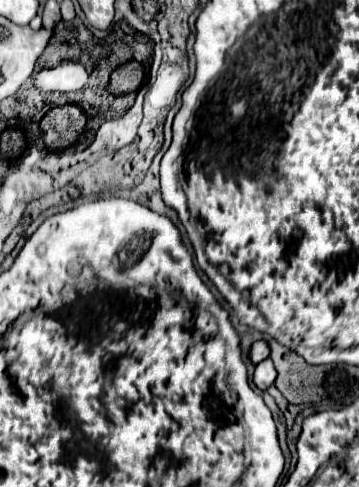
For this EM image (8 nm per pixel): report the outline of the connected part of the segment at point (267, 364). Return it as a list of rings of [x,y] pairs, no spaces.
[[[266,359],[266,361],[262,361],[262,363],[256,365],[254,385],[256,385],[258,389],[266,391],[266,389],[274,383],[274,379],[276,379],[276,369],[274,369],[274,365],[272,365],[270,359]]]

